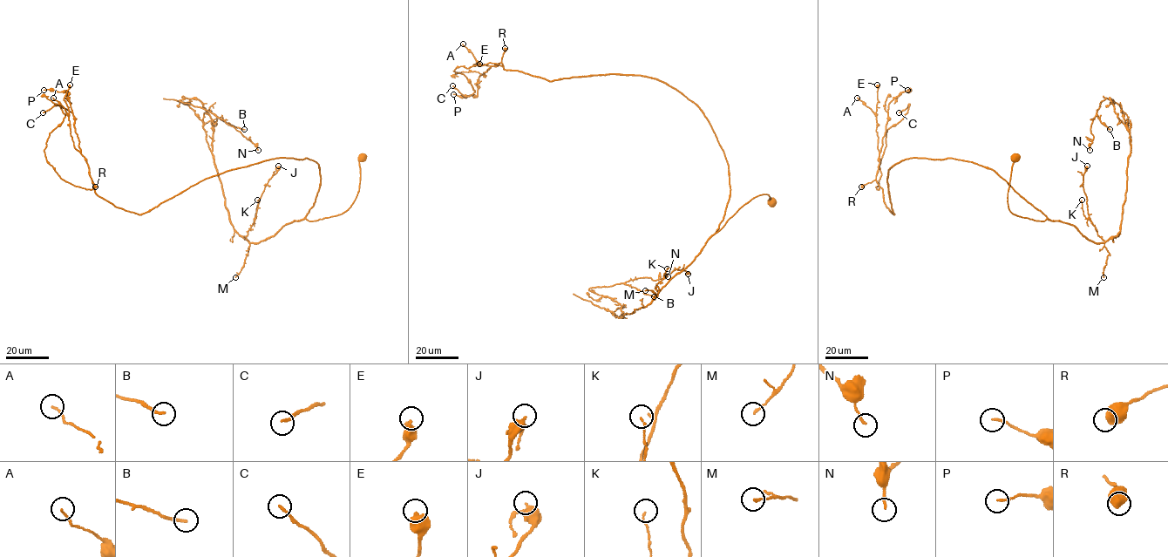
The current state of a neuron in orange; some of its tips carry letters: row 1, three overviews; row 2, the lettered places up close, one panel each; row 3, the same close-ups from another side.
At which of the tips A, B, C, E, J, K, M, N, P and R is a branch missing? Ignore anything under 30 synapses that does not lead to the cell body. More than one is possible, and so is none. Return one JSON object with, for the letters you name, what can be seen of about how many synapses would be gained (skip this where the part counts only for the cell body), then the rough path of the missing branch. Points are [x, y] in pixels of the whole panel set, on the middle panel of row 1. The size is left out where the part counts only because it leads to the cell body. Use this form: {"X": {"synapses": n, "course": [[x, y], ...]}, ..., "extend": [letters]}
{"extend": []}

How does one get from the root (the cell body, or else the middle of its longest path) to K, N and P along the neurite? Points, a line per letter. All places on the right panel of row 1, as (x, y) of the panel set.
K: (1015, 157), (1008, 193), (1013, 213), (1068, 222), (1089, 240), (1104, 242), (1083, 214), (1082, 200)
N: (1015, 157), (1013, 213), (1068, 222), (1105, 242), (1120, 231), (1130, 146), (1109, 98), (1093, 118), (1089, 150)
P: (1015, 157), (1008, 207), (1043, 220), (954, 159), (892, 166), (893, 214), (876, 176), (907, 90)

